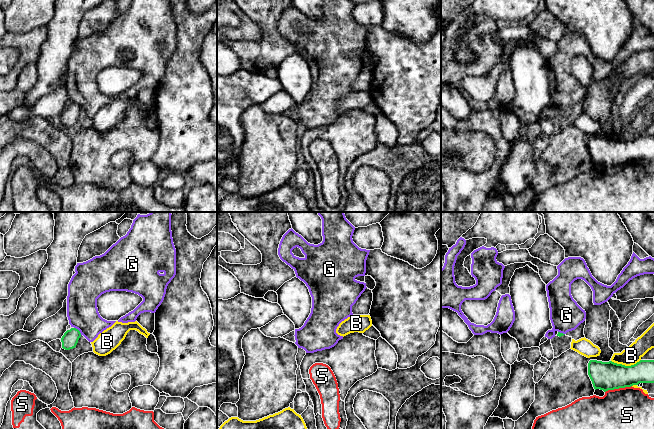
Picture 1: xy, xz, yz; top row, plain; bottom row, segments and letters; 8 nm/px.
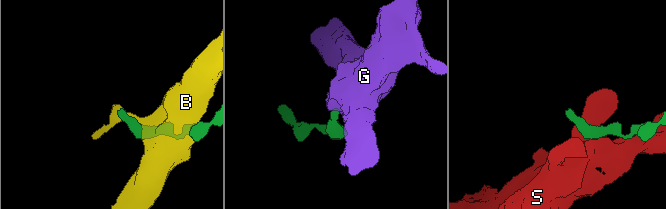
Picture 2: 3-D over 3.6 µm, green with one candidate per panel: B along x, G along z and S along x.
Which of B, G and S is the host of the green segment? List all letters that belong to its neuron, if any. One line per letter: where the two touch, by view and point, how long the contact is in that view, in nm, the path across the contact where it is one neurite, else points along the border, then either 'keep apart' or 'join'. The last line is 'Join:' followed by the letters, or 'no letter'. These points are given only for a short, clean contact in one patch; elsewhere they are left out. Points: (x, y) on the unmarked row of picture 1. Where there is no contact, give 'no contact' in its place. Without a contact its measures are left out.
B: contact yz (624, 141); length 240 nm; keep apart
G: contact xy (78, 106); length 90 nm; border xy (74, 103), (81, 110); keep apart
S: contact yz (618, 164); length 220 nm; border yz (631, 161), (608, 165), (605, 168); keep apart
Join: no letter

